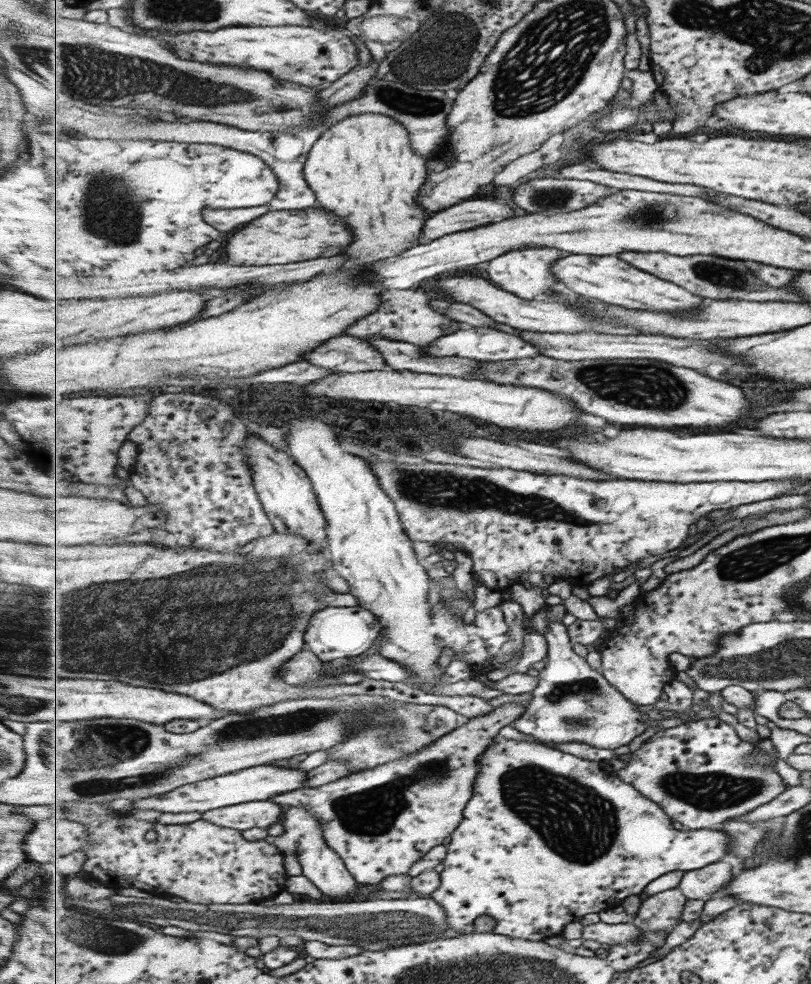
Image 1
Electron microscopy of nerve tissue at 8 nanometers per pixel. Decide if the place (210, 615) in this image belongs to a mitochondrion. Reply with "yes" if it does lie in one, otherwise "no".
yes

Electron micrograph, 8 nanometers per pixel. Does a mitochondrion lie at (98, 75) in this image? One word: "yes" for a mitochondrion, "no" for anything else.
yes

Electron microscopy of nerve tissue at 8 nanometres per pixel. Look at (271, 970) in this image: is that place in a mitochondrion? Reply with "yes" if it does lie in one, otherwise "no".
no

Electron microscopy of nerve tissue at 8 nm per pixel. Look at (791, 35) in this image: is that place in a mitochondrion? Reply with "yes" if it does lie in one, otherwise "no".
yes

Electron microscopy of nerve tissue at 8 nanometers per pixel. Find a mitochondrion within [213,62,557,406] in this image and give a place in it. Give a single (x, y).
(400, 98)

